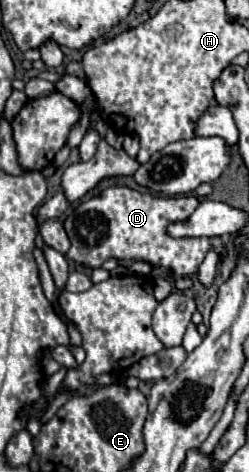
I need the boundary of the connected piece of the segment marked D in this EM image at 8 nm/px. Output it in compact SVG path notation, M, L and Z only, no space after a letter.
M110 186L102 194L80 202L64 220L66 234L70 238L70 250L66 252L76 264L98 268L108 258L116 260L142 260L152 266L164 266L174 270L176 276L194 278L200 262L210 248L222 250L220 238L172 238L166 228L178 220L190 218L198 208L196 196L164 198L150 192L138 192L128 186Z

